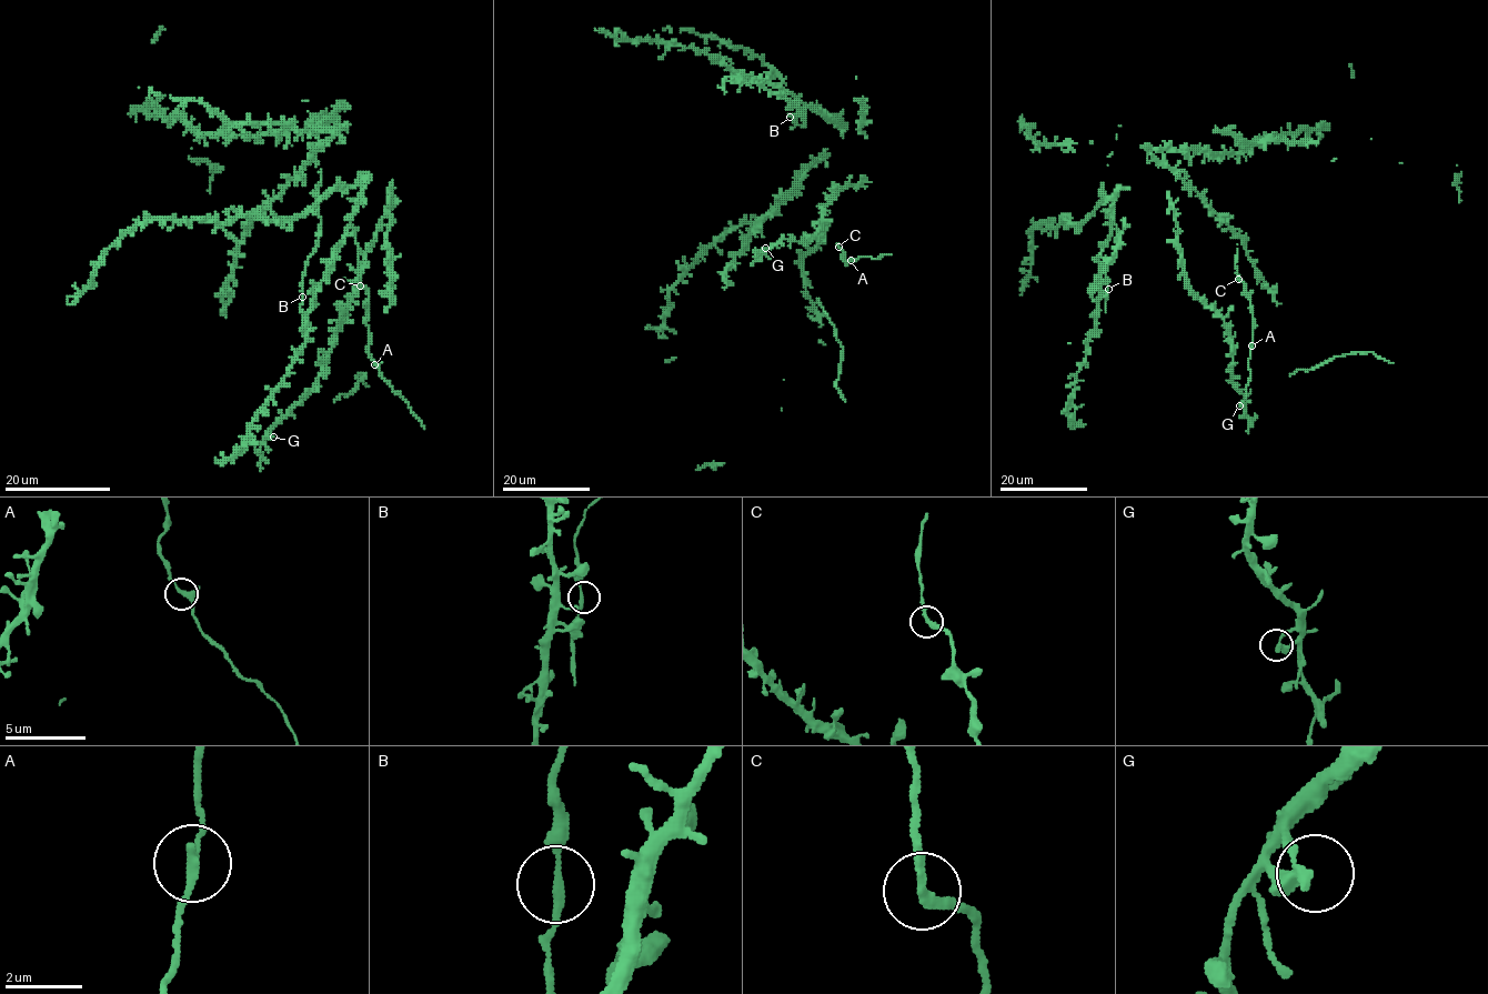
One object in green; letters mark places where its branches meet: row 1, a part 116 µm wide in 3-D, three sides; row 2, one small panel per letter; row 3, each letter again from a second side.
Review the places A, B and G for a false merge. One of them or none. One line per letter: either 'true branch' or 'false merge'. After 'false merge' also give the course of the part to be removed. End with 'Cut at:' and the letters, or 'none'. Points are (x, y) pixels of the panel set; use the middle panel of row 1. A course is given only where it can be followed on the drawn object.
A: true branch
B: true branch
G: true branch
Cut at: none

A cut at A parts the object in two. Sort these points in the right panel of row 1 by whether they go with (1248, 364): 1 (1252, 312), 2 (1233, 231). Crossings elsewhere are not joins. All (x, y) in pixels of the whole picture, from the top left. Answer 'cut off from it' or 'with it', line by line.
1: cut off from it
2: with it

